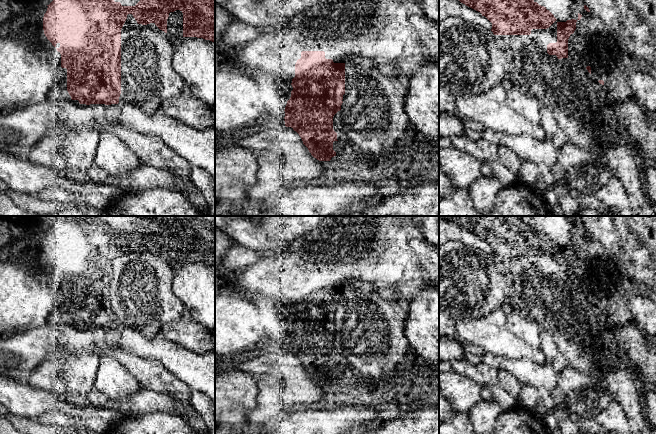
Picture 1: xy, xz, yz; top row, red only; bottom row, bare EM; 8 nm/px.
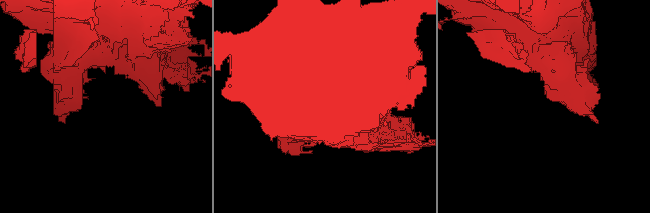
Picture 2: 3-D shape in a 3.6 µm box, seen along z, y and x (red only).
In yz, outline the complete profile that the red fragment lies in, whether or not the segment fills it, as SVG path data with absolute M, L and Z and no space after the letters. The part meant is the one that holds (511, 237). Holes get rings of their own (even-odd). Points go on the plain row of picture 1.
M439 216L480 236L491 247L494 259L530 259L532 253L547 253L557 243L534 225L534 216Z

